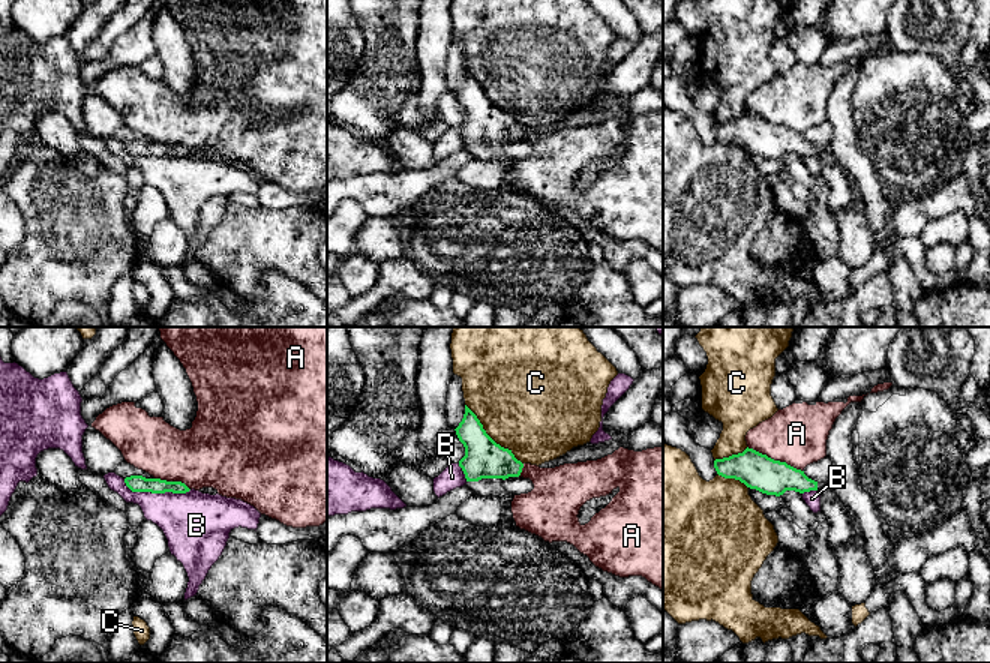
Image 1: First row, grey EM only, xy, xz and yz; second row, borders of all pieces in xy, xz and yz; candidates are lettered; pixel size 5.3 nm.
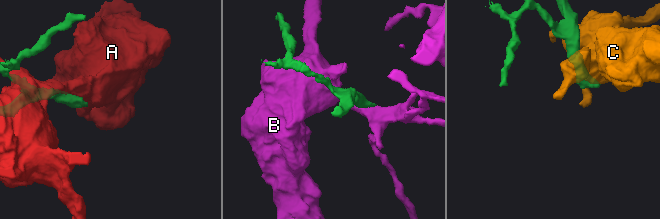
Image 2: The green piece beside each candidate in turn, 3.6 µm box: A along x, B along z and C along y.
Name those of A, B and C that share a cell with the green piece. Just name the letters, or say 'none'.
none

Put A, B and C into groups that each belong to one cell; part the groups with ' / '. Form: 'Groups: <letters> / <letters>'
Groups: A / B / C

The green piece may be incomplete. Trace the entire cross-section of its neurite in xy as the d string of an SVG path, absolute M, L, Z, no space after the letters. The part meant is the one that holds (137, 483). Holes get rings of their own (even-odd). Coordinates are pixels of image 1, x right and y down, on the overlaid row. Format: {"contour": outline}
{"contour": "M130 476L124 478L126 486L132 492L152 492L152 494L186 494L190 489L182 482L166 482L160 478L146 478L142 476Z"}

